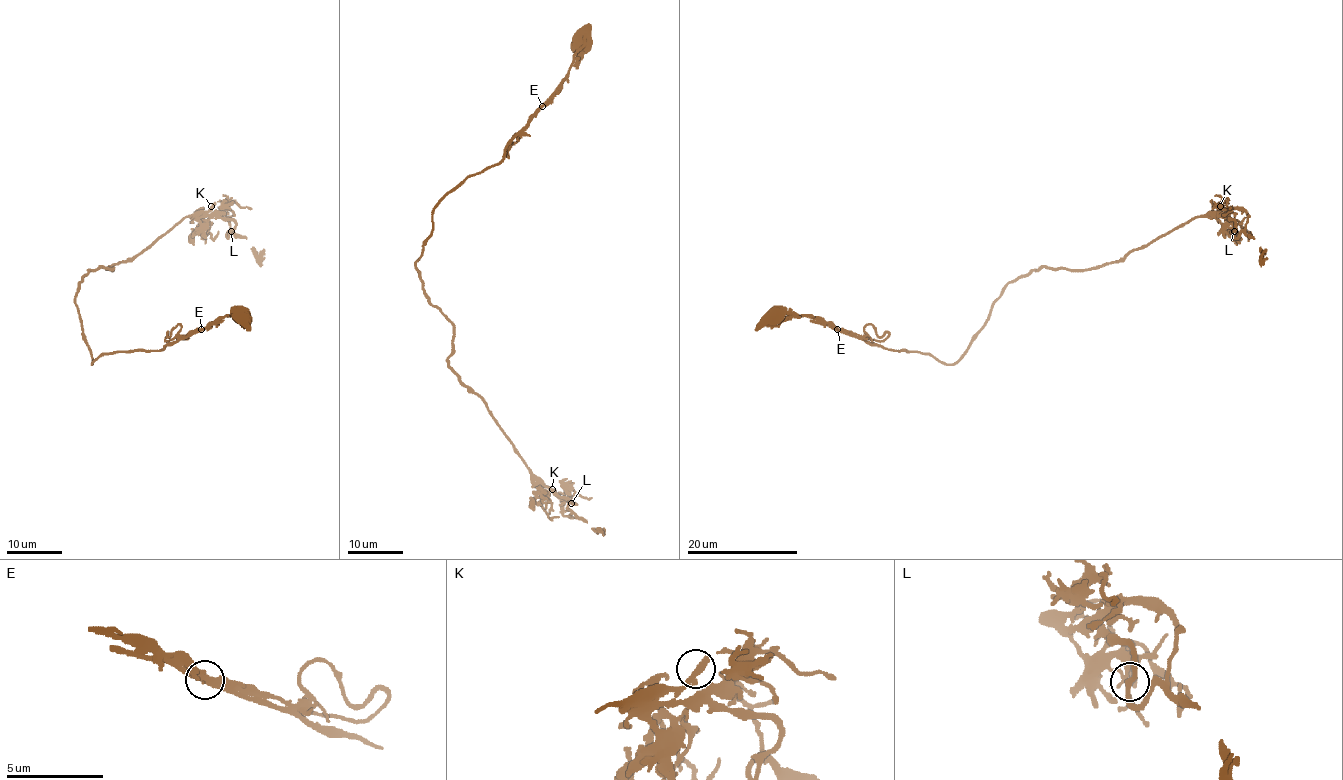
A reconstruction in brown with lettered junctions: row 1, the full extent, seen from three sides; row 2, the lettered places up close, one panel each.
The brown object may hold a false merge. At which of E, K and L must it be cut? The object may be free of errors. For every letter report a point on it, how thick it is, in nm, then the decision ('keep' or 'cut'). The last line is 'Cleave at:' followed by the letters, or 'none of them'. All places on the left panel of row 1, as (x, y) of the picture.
E: (201, 329) | 280 nm | keep
K: (211, 206) | 260 nm | keep
L: (231, 231) | 260 nm | keep
Cleave at: none of them

